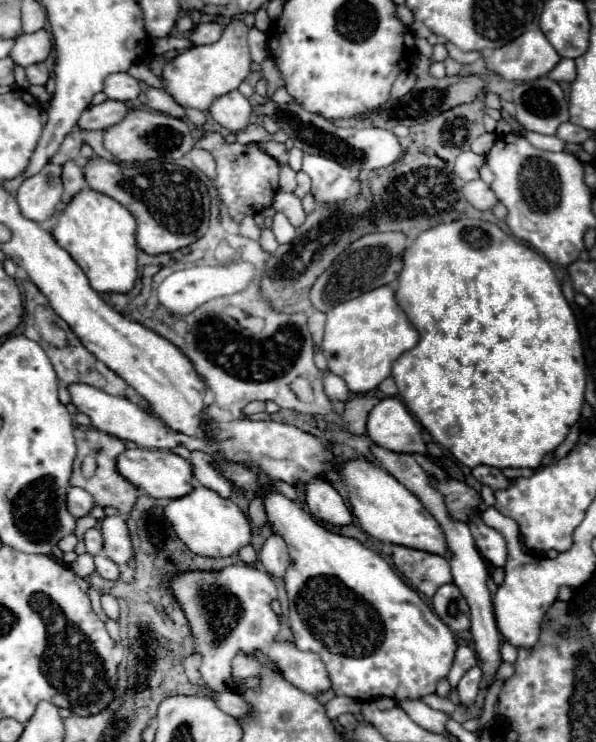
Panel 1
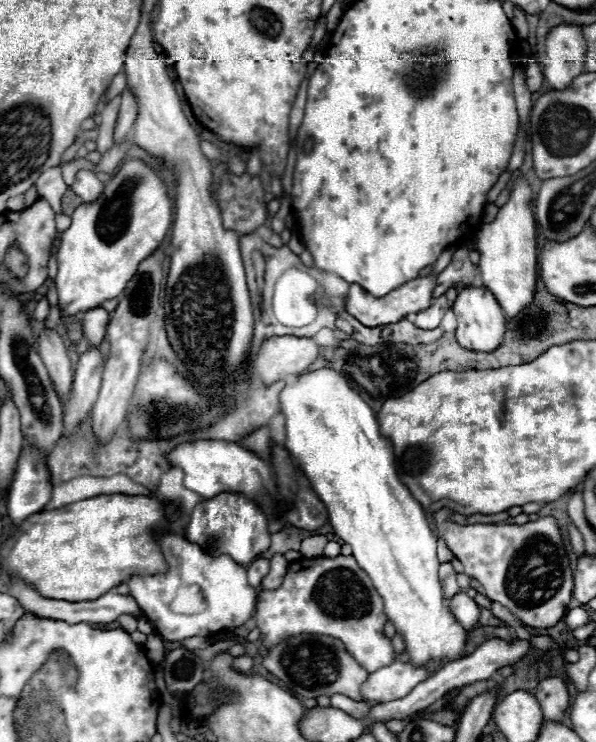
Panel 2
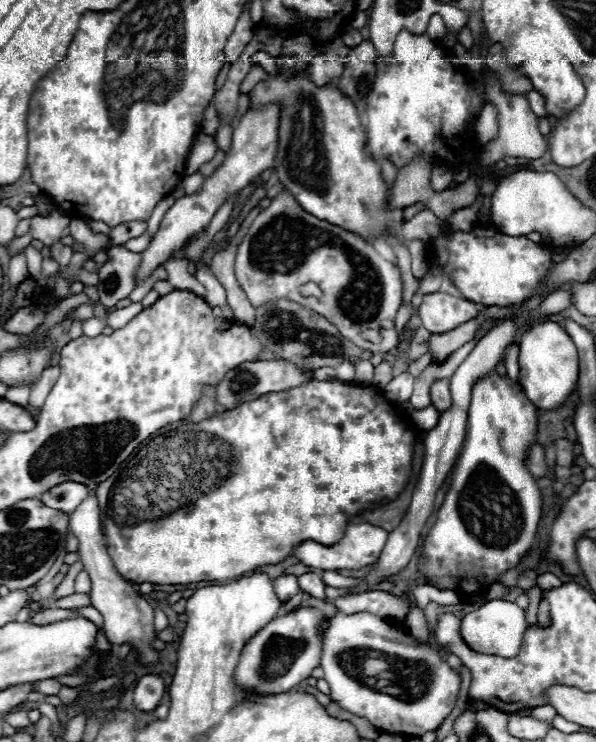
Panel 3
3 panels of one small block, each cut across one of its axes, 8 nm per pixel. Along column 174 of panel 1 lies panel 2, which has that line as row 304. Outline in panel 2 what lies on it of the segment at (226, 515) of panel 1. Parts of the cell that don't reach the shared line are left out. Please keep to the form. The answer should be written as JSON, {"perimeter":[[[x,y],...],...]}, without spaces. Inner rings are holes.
{"perimeter":[[[524,180],[514,184],[510,200],[500,208],[496,220],[480,228],[476,234],[476,250],[480,252],[478,270],[484,286],[494,294],[504,314],[508,318],[516,318],[532,304],[538,280],[536,220],[532,214],[532,192]]]}

